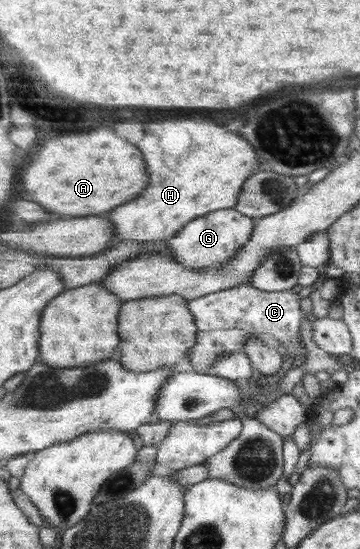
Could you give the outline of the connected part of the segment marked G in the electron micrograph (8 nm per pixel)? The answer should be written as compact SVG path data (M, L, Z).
M236 208L220 209L187 223L173 238L167 240L168 253L177 261L193 267L222 267L237 258L255 231L254 219Z

